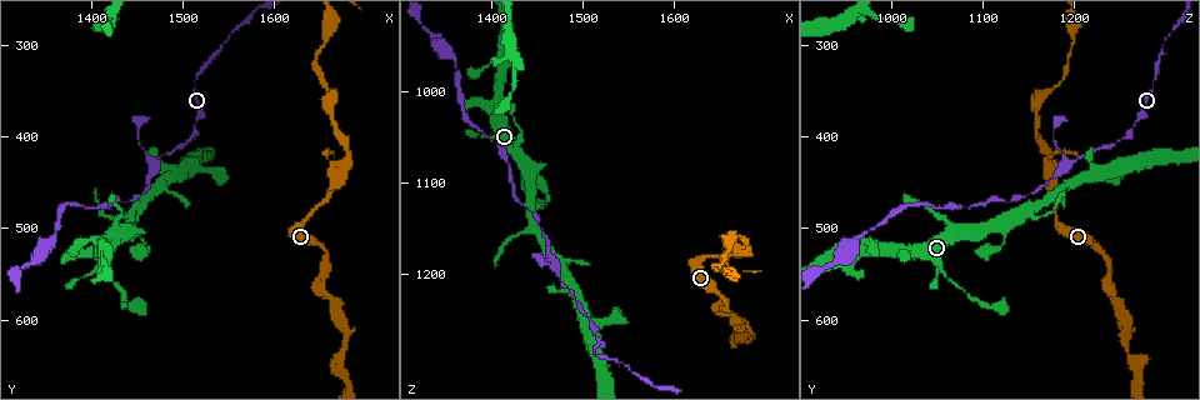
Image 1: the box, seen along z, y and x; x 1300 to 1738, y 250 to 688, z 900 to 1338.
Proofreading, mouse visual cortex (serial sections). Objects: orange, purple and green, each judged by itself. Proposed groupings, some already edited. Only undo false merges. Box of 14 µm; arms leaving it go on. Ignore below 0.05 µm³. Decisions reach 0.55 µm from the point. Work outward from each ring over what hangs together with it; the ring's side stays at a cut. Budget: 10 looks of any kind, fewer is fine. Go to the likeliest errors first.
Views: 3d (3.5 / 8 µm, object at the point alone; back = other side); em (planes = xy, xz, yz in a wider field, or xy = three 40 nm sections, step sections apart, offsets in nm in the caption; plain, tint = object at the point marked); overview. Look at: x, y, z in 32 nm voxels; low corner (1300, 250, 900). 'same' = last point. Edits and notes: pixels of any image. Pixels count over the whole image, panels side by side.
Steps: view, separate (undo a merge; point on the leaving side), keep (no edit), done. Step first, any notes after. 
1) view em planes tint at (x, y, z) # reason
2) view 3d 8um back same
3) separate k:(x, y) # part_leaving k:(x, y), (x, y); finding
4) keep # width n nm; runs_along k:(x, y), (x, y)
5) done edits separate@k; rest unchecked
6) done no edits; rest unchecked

view 3d 3.5um at (1670, 645, 1265) # sharp bend

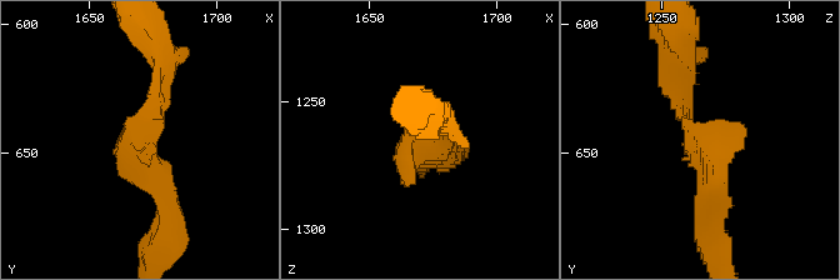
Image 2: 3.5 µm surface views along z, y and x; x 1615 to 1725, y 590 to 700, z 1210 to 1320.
view em xy step 2 tint at (1673, 647, 1263) # now the EM

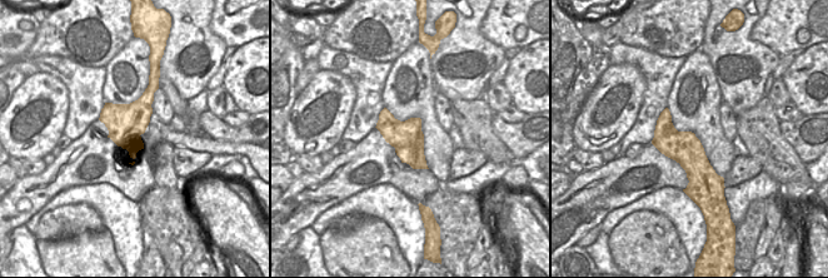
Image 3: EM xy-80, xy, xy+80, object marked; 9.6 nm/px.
keep # width 320 nm; runs_along 2:(689, 75), (710, 221); one cell here

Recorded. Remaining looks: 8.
view 3d 3.5um at (1665, 360, 1155)

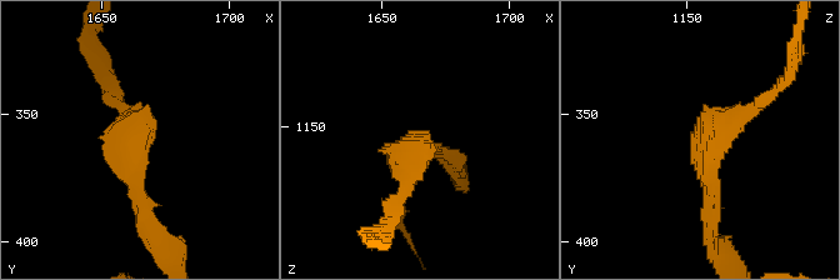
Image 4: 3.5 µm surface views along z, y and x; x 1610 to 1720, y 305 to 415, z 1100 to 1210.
view em xy step 2 plain at (1661, 360, 1155) # now the EM

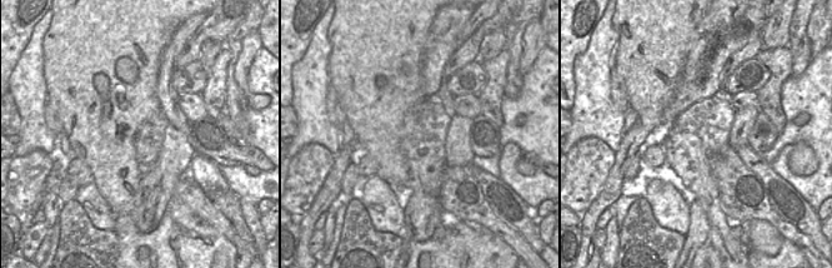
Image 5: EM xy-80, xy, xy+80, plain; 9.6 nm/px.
view em xy step 2 tint same # where the object lies

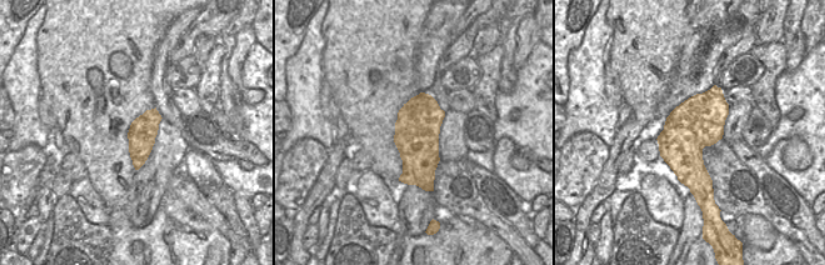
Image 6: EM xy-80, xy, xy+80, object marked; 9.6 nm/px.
keep # arm_widths 200, 200 nm; runs_along 4:(710, 221), (701, 140), (765, 101); one cell here

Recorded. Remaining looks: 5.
view 3d 8um at (1430, 485, 1055) # sudden change in width

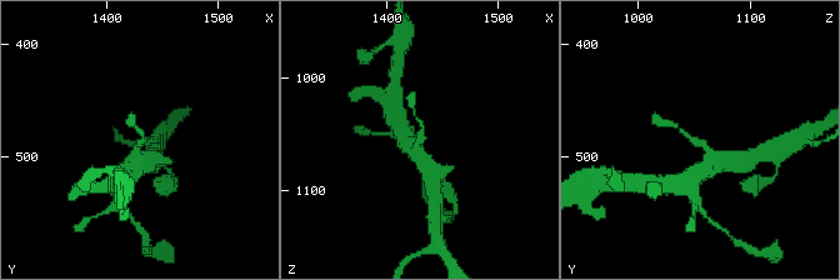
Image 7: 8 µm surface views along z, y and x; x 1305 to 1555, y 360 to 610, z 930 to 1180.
view em xy step 5 tint at (1430, 486, 1056)

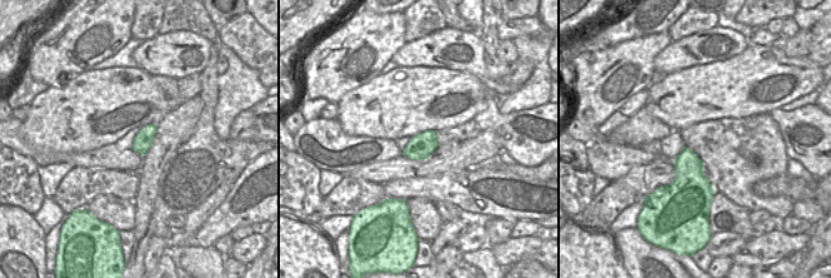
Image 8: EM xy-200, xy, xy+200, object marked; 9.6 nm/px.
keep # runs_along 7:(708, 168), (708, 149), (673, 124); all the same cell

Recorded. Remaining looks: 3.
view 3d 3.5um back at (1470, 430, 1195) # calibre changes

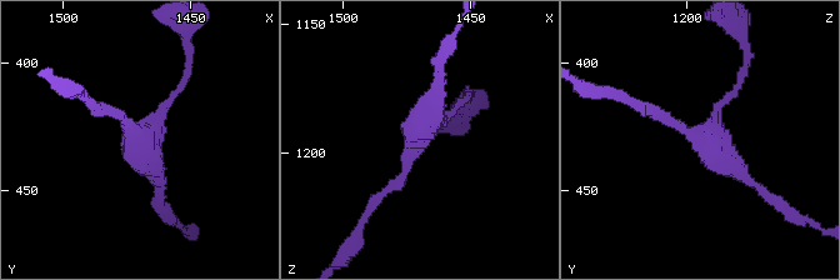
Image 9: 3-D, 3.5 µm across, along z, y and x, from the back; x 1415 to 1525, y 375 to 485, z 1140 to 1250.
view em xy step 3 tint at (1470, 429, 1194) # arms 3; arm_widths 100, 150, 200 nm

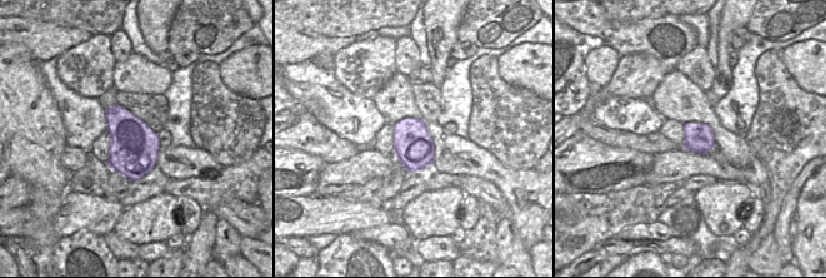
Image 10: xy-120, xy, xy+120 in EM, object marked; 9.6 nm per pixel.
keep # runs_along 9:(644, 110), (704, 138), (761, 191); all the same cell

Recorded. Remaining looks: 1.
done no edits; rest unchecked

